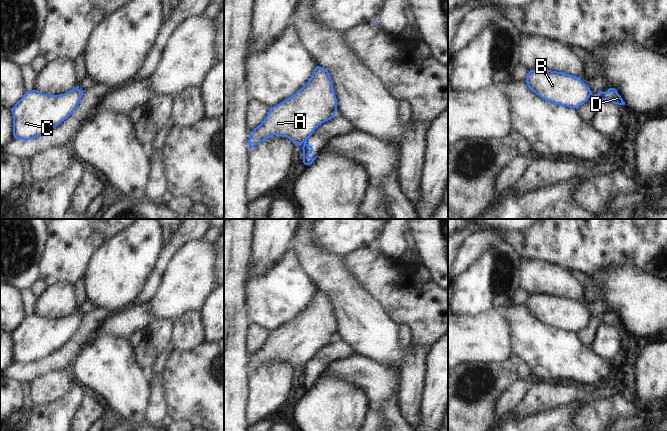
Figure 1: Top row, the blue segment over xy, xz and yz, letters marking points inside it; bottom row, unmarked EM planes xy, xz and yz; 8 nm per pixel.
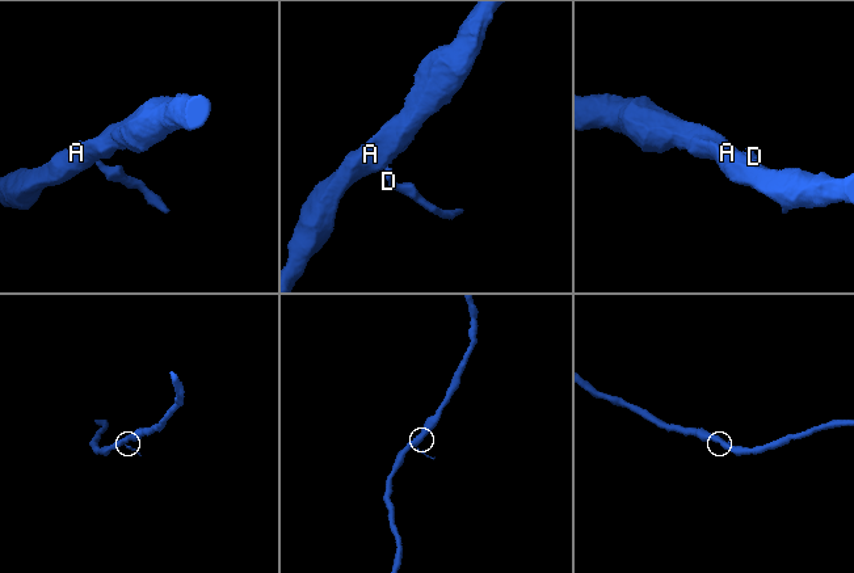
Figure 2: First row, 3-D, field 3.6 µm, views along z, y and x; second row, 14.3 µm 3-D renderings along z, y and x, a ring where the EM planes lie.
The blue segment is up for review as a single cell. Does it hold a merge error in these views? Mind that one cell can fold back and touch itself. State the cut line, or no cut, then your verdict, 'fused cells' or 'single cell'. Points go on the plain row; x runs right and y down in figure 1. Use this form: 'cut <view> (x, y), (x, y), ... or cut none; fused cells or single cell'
cut xz (306, 363), (303, 365); fused cells

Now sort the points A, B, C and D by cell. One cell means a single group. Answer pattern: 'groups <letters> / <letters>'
groups A B C / D

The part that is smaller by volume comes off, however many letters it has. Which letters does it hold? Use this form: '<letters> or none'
D.

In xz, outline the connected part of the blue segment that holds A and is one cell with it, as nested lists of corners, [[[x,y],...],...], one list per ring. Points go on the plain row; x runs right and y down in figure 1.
[[[317,290],[309,305],[290,322],[271,331],[266,342],[252,356],[249,357],[249,372],[262,365],[279,359],[290,363],[300,370],[325,345],[331,344],[337,336],[337,323],[328,294]]]

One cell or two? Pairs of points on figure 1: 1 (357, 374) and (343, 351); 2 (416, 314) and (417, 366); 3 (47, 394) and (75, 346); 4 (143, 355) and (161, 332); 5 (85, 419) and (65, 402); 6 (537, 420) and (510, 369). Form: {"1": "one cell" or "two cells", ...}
{"1": "two cells", "2": "two cells", "3": "two cells", "4": "one cell", "5": "two cells", "6": "two cells"}

